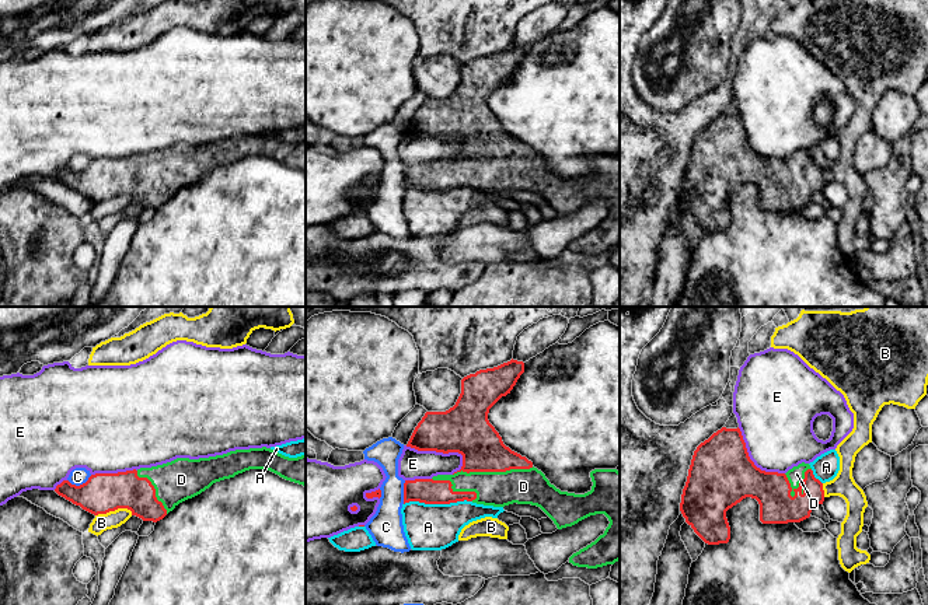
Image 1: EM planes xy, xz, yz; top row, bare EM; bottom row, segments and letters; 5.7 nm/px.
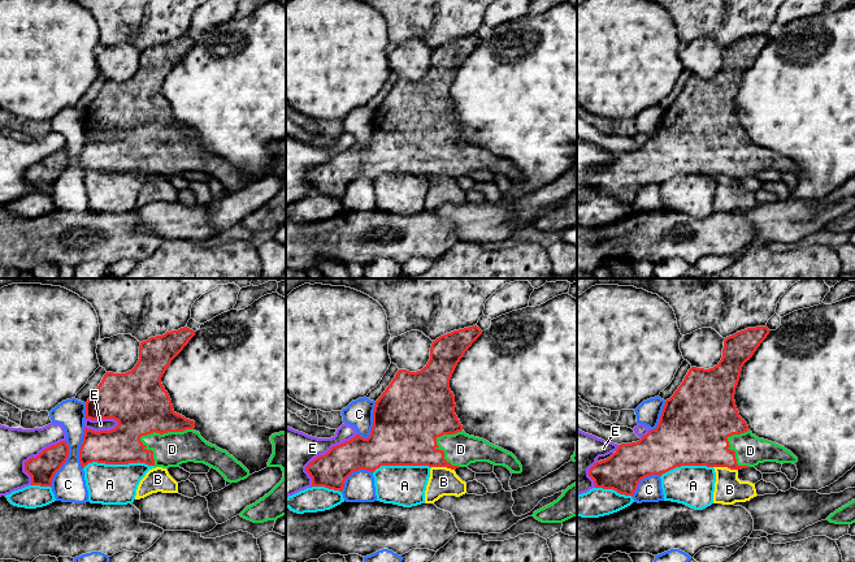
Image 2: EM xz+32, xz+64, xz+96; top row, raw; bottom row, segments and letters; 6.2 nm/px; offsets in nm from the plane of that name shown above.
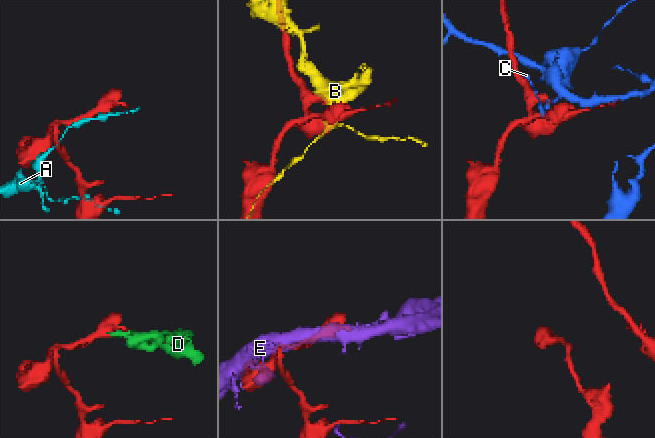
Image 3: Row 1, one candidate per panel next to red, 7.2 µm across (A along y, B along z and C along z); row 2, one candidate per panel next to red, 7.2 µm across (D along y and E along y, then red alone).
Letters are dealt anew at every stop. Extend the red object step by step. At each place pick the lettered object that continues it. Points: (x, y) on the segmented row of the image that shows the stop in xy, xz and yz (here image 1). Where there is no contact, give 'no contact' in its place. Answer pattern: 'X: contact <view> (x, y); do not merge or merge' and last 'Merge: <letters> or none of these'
A: contact xz (438, 503); do not merge
B: contact xy (114, 510); do not merge
C: contact xy (80, 485); do not merge
D: contact xz (492, 471); merge
E: contact xz (439, 451); do not merge
Merge: D

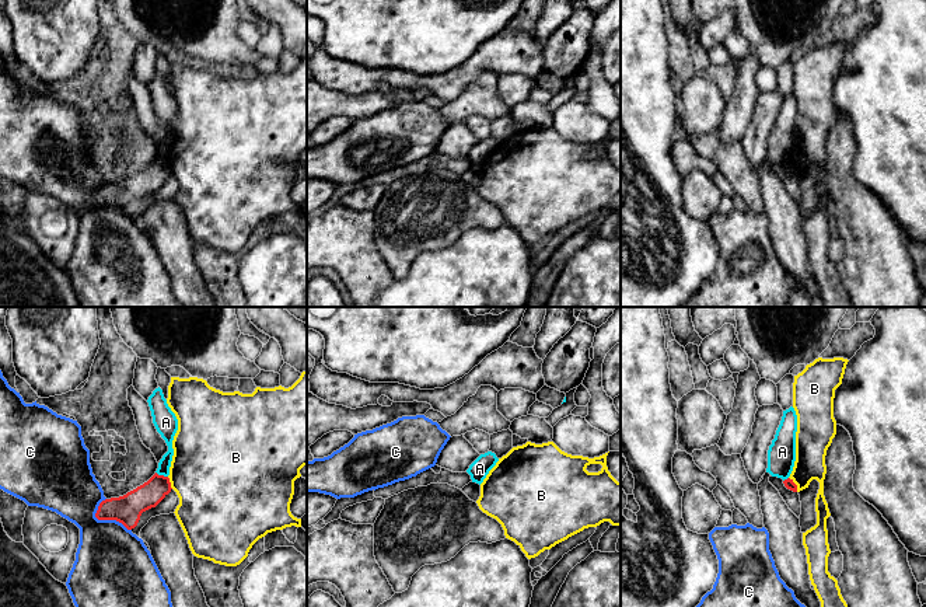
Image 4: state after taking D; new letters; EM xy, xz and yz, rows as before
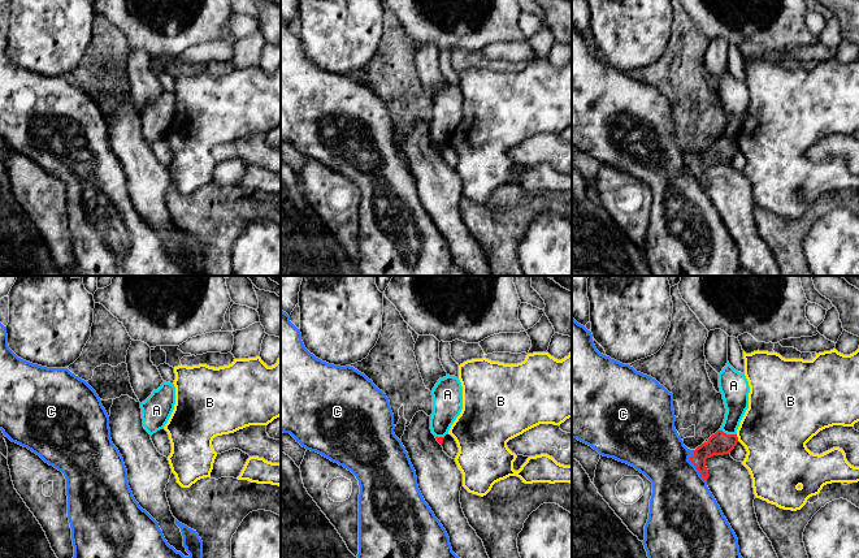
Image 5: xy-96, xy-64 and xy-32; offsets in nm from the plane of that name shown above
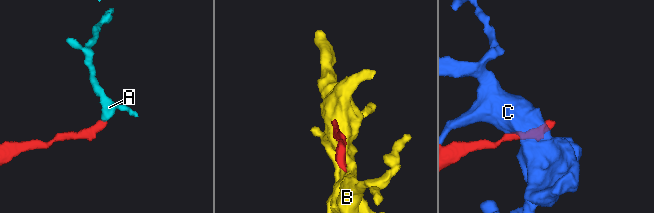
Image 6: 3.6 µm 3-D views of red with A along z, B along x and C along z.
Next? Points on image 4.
A: contact xy (161, 475); do not merge
B: contact yz (795, 484); do not merge
C: contact xy (107, 519); do not merge
Merge: none of these

